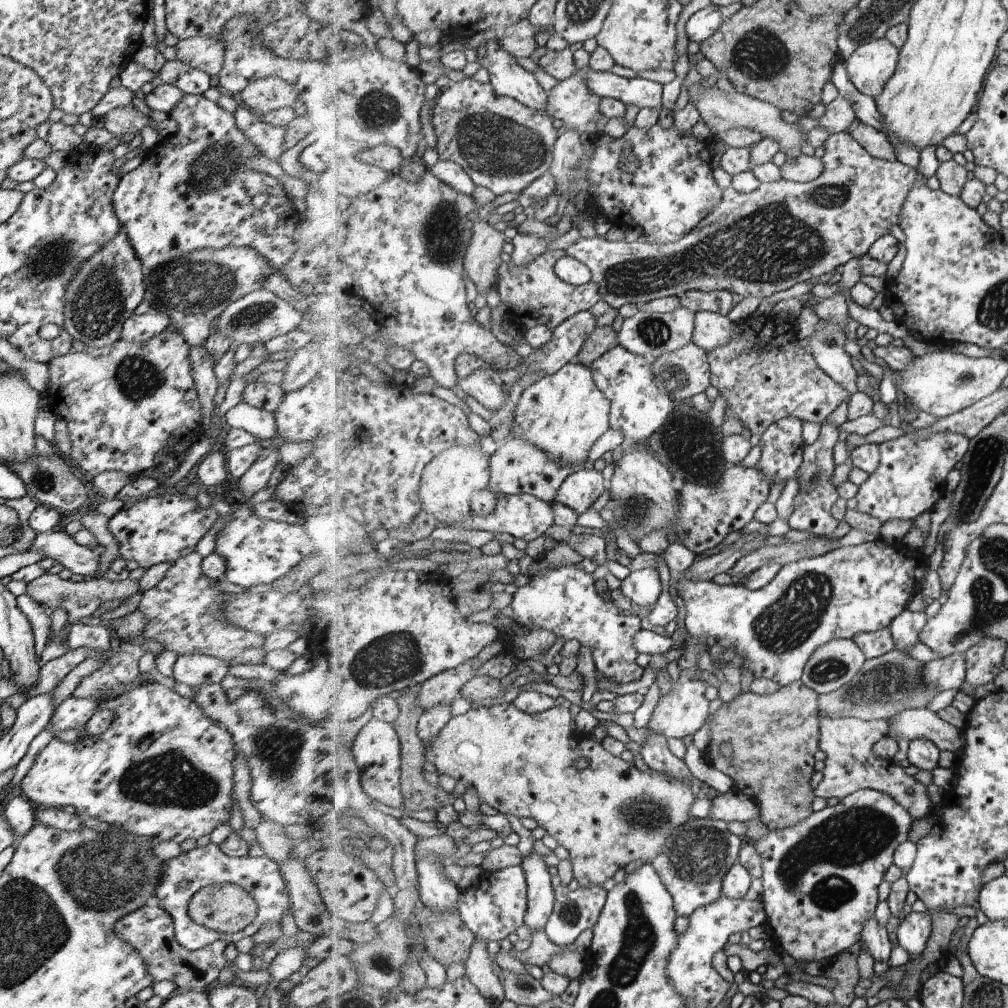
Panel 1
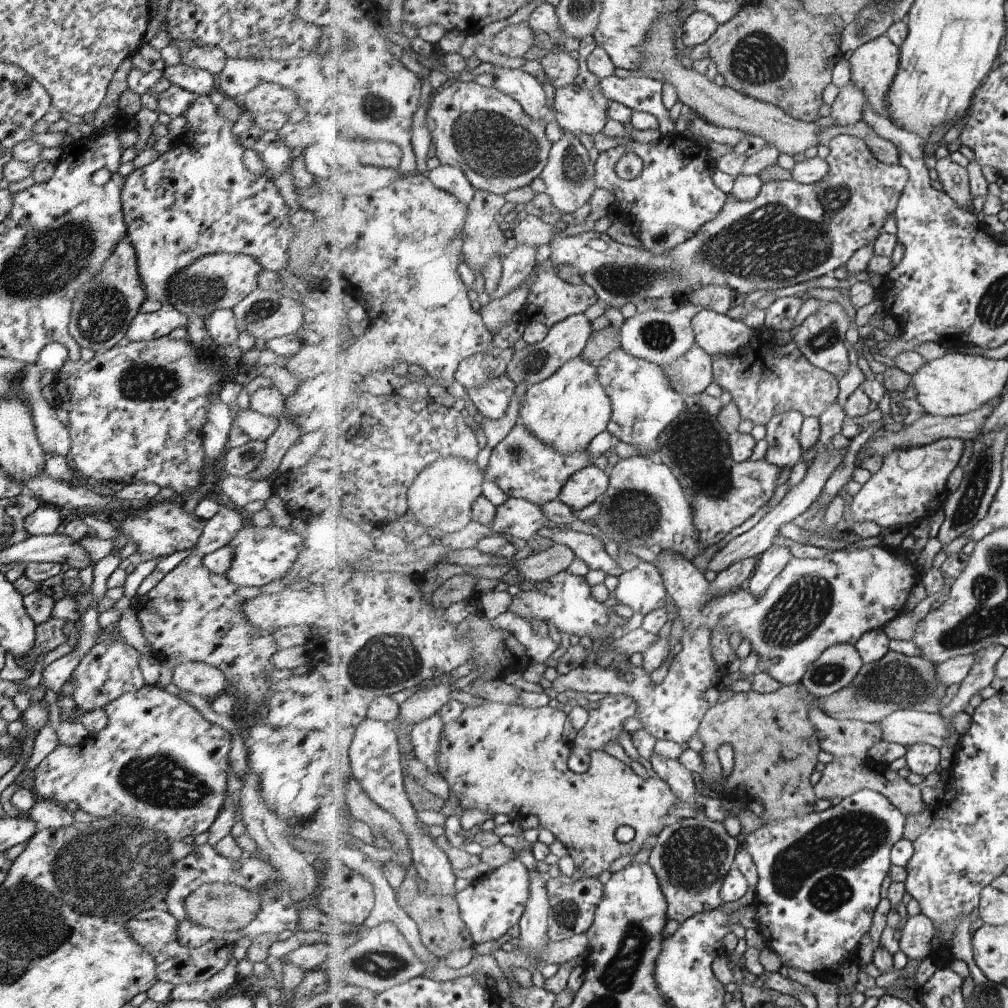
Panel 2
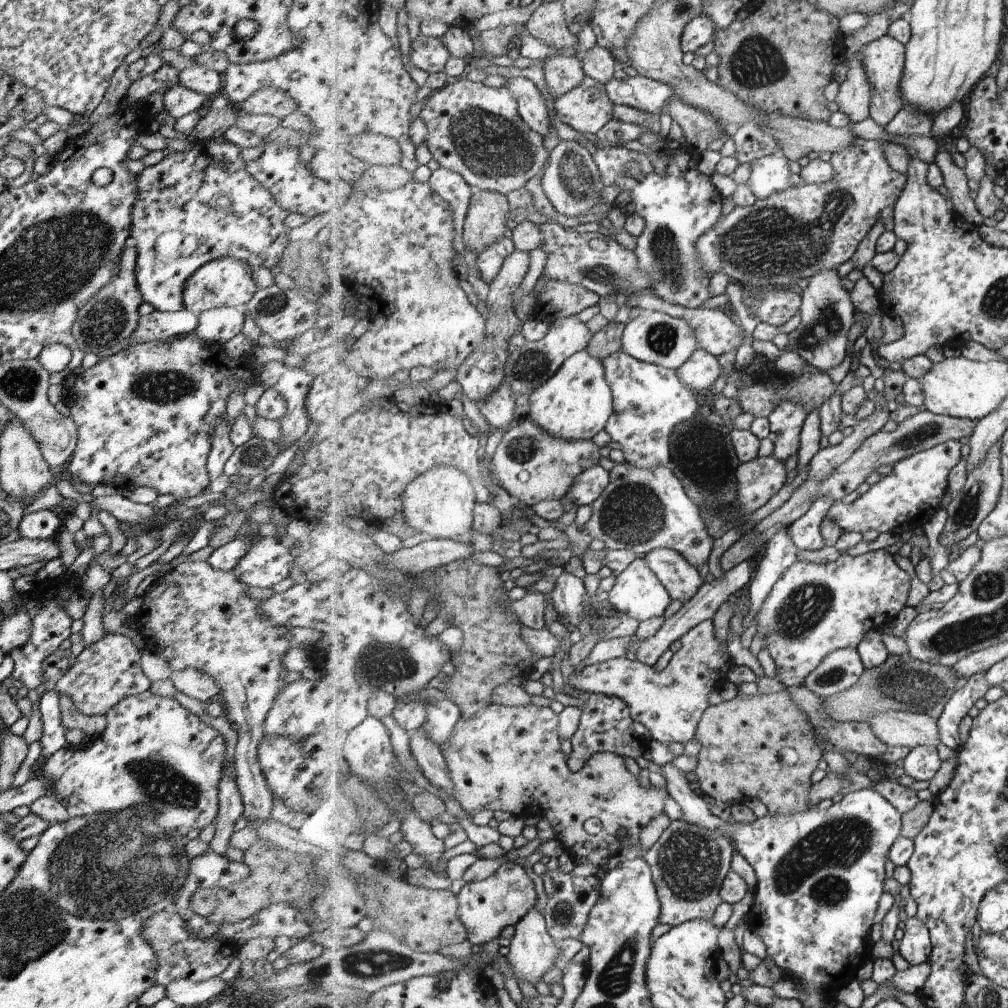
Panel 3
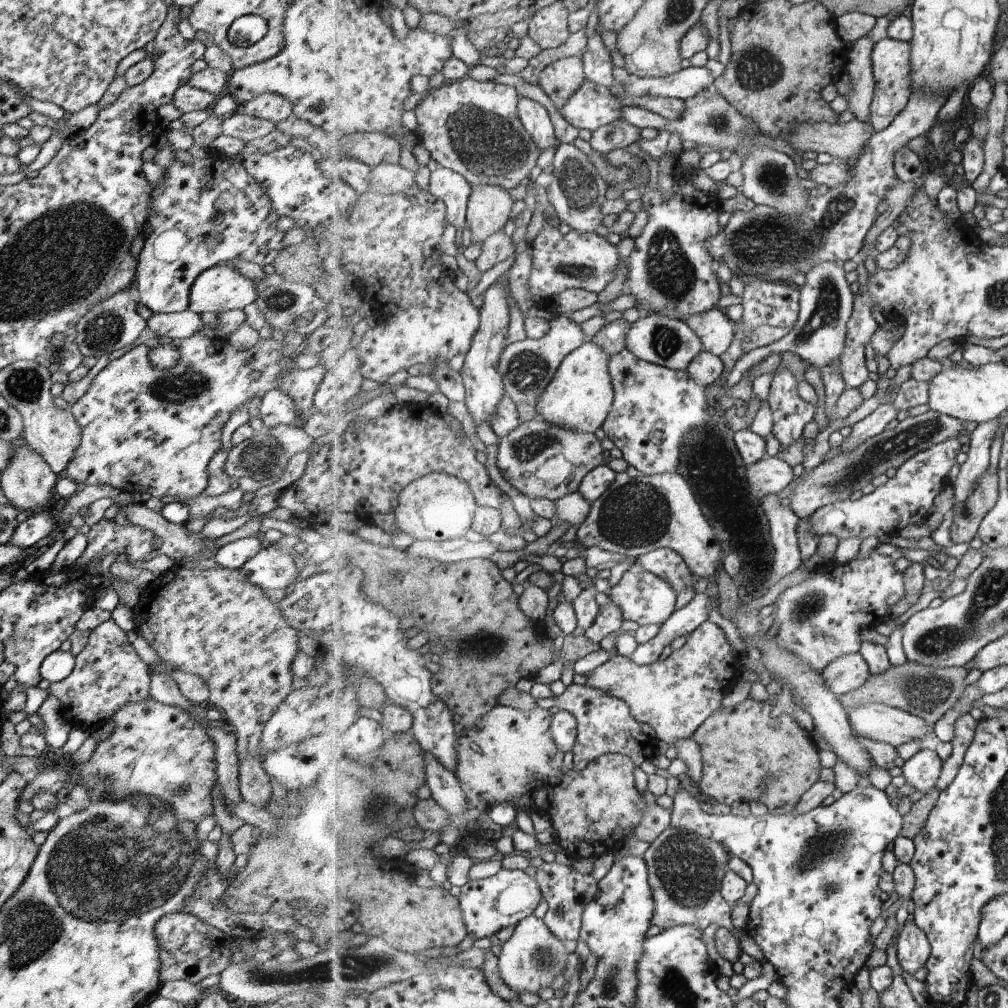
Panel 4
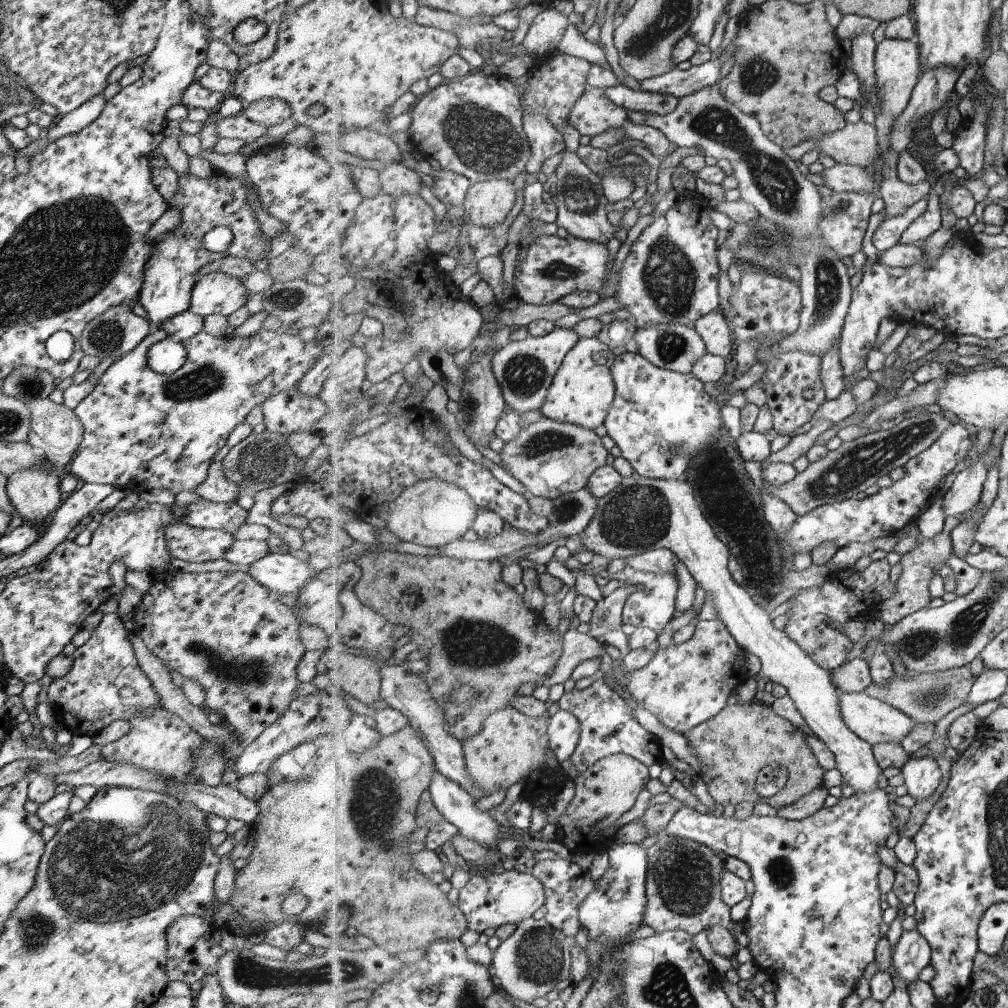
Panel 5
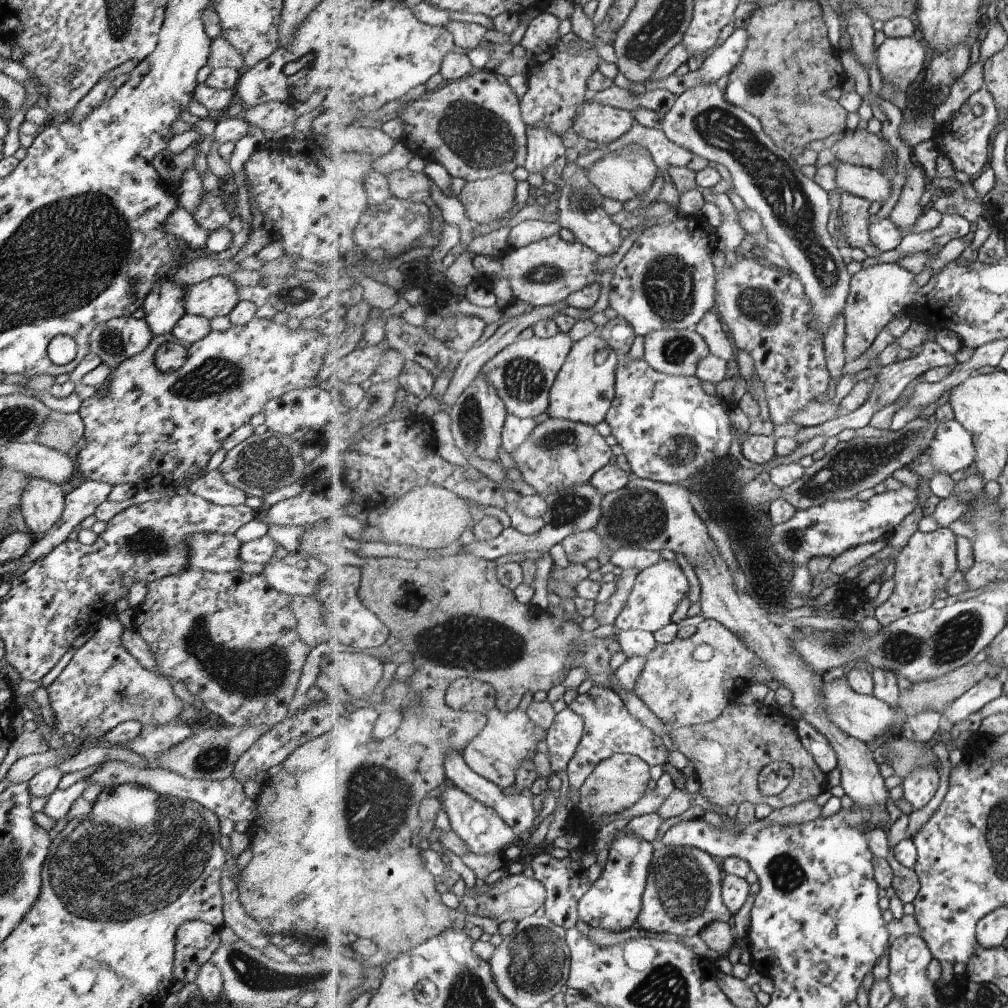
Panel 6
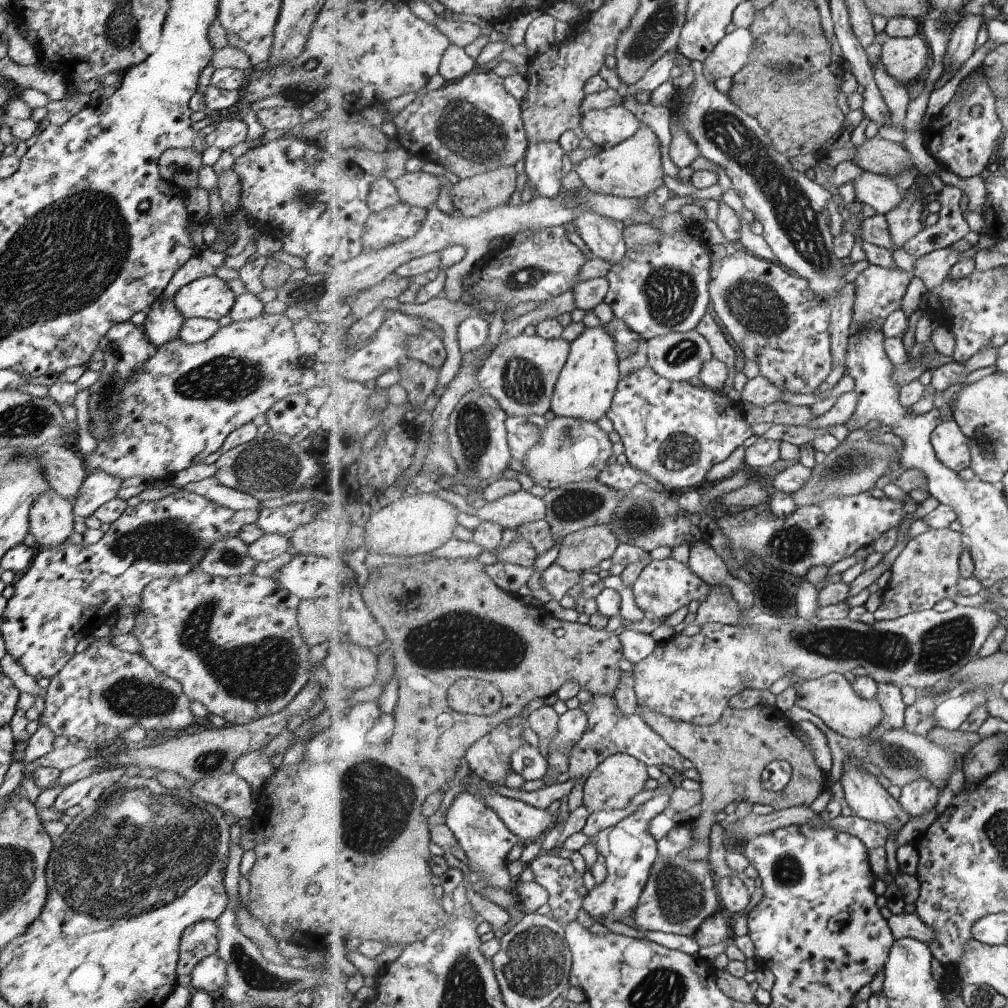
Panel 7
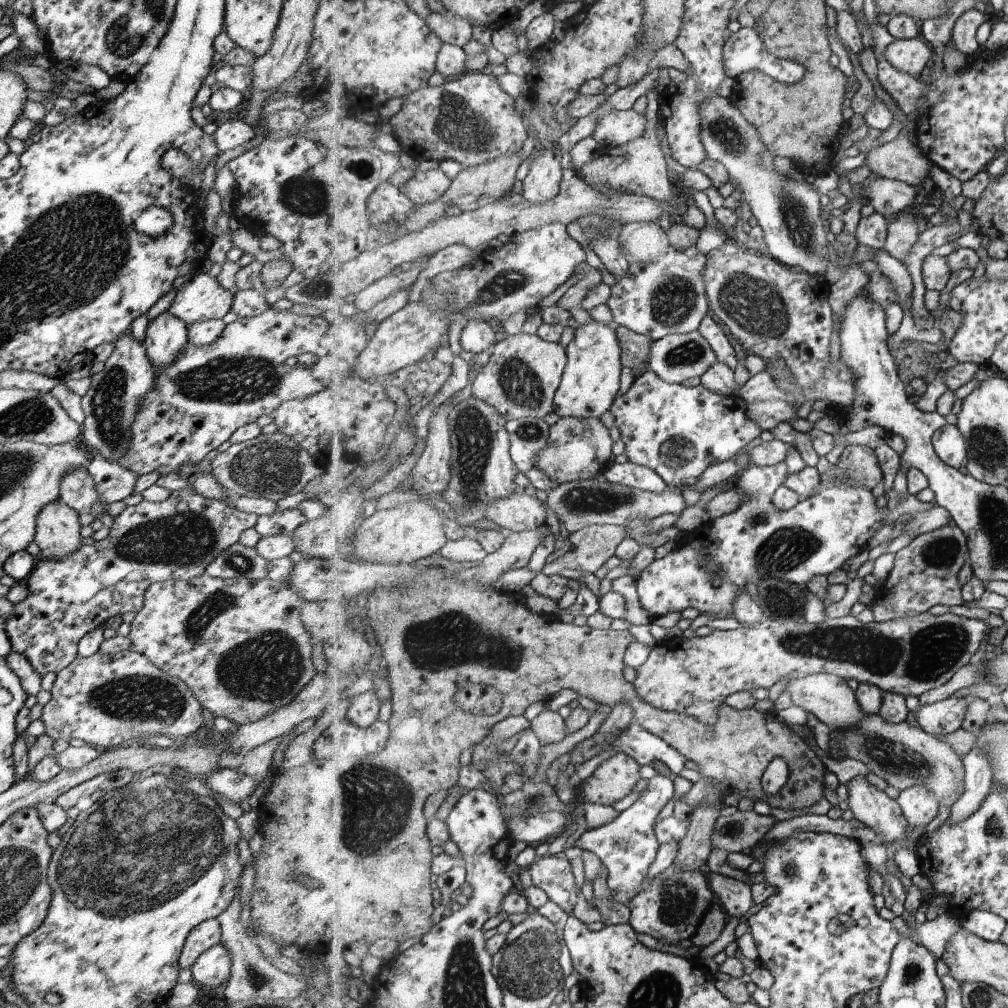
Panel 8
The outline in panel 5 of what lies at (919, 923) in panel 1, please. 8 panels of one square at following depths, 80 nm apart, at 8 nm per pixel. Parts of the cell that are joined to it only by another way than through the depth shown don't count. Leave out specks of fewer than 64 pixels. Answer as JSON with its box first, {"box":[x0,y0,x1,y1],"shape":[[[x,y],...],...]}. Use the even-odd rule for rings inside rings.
{"box":[892,930,932,988],"shape":[[[919,930],[903,931],[892,955],[893,966],[908,988],[910,982],[919,980],[921,970],[931,965],[932,948]]]}

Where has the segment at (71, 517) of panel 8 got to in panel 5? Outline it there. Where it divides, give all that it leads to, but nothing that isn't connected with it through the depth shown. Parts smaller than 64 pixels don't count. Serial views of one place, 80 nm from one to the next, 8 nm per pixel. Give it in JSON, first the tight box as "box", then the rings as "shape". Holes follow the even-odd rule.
{"box":[5,468,60,526],"shape":[[[25,468],[7,477],[5,490],[23,523],[44,526],[60,506],[59,478],[41,468]]]}

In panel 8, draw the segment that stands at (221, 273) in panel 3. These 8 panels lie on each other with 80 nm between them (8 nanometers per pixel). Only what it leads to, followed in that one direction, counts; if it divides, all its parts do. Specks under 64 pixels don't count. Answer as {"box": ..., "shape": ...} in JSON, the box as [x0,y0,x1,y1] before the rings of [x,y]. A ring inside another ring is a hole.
{"box":[167,273,232,326],"shape":[[[198,273],[177,287],[167,312],[185,326],[221,319],[230,311],[232,296],[232,291],[223,289],[216,278]]]}

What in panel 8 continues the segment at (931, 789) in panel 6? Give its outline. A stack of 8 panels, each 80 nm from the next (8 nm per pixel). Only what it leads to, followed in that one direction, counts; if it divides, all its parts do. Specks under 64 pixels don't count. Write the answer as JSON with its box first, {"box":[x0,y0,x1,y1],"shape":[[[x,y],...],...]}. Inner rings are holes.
{"box":[897,786,939,826],"shape":[[[923,786],[909,788],[897,799],[909,826],[926,825],[937,816],[939,804],[935,794]]]}

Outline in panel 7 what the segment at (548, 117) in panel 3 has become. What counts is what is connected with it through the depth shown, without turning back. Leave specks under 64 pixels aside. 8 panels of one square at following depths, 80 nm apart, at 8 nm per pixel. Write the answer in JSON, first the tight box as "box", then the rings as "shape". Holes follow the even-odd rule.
{"box":[526,141,566,197],"shape":[[[557,141],[545,142],[530,142],[528,150],[526,151],[526,175],[528,176],[527,183],[531,186],[534,192],[537,192],[541,197],[556,197],[563,187],[561,187],[561,180],[565,177],[563,170],[563,158],[566,152],[561,148],[561,144]]]}

